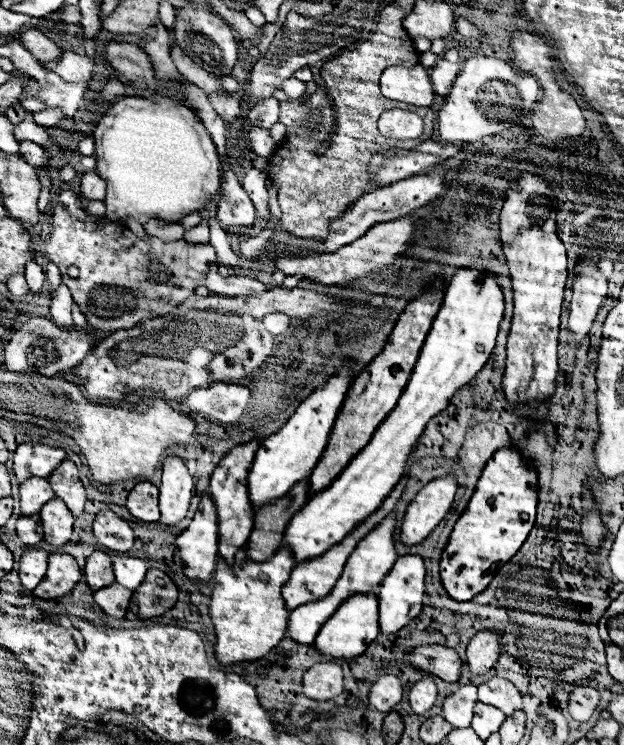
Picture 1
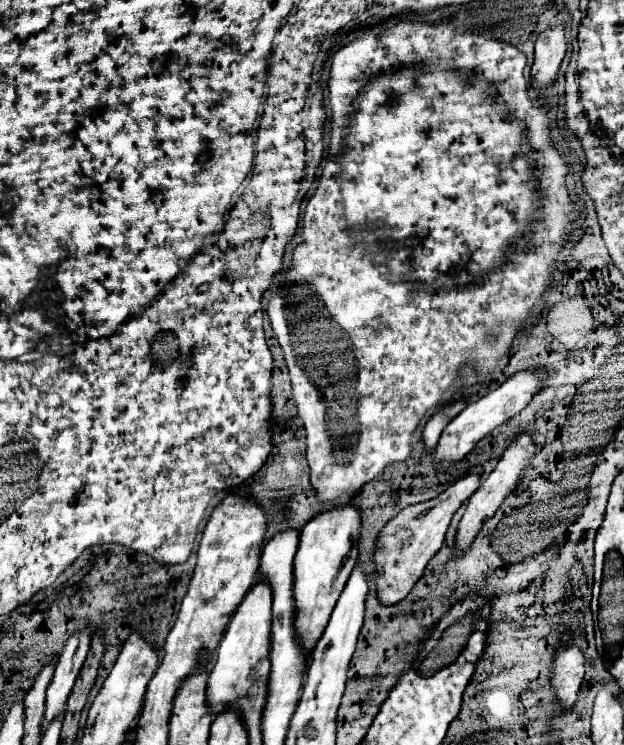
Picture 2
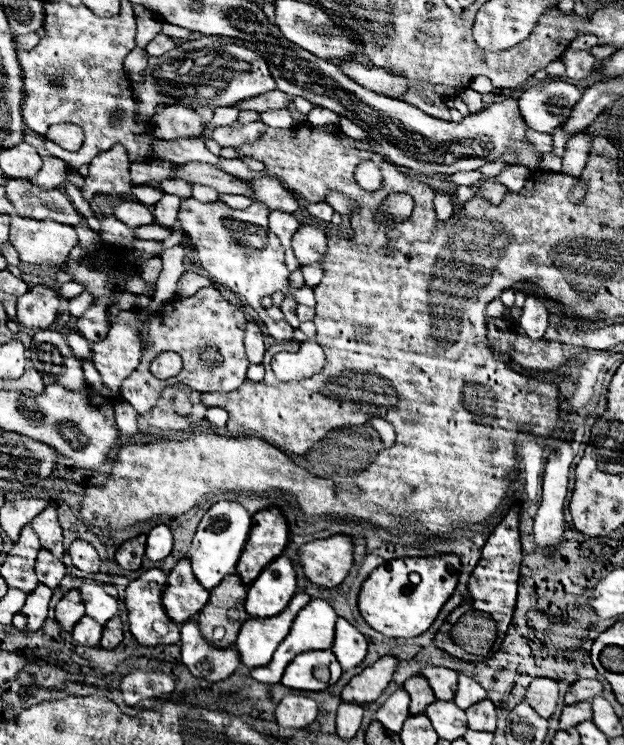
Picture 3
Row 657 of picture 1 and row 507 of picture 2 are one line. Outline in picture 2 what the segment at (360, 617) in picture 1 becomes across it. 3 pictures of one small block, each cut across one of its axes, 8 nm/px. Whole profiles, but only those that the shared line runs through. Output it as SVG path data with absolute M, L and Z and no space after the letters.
M346 504L316 514L300 530L300 546L294 558L294 600L298 612L296 632L308 650L312 650L322 636L330 612L358 560L360 522L358 508L354 508L354 504Z

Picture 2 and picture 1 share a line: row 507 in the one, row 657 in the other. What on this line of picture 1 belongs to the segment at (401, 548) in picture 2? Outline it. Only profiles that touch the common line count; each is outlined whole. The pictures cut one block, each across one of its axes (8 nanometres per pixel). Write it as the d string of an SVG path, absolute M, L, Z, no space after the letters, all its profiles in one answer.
M420 646L406 658L406 662L414 668L436 674L444 682L458 682L462 670L460 656L444 646Z

